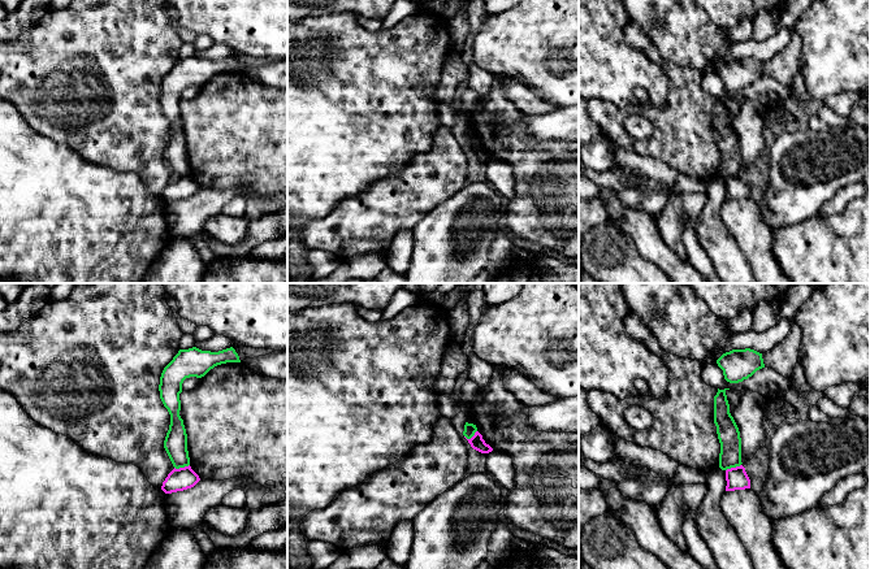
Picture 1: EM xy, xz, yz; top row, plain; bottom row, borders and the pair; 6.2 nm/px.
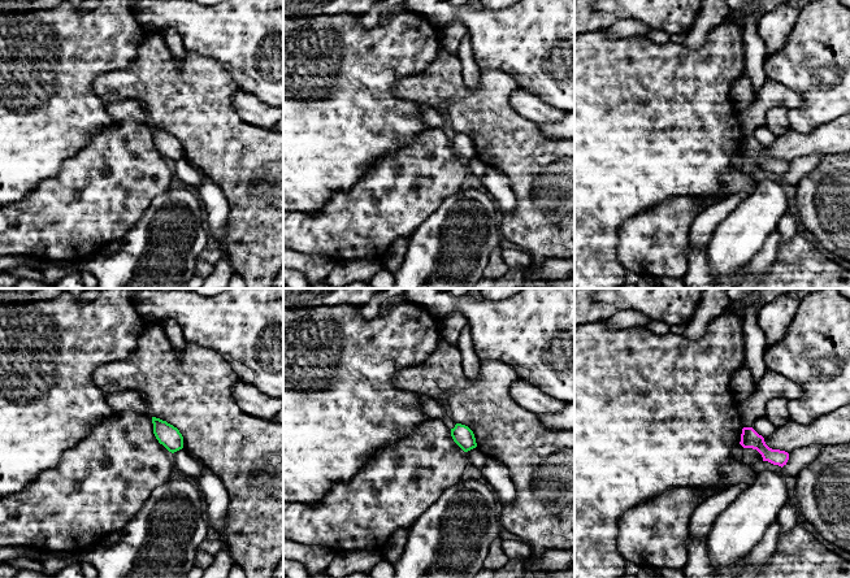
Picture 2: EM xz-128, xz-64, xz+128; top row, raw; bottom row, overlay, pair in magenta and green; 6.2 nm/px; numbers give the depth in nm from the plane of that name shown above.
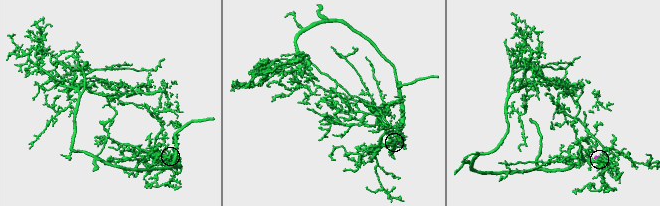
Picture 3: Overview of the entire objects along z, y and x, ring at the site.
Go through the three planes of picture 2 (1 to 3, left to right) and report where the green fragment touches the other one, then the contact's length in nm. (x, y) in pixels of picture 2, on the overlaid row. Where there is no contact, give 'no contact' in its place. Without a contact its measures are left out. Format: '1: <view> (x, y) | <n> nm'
1: no contact
2: no contact
3: no contact

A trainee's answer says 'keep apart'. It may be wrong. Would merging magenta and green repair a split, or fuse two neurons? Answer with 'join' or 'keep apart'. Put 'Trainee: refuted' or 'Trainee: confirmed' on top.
Trainee: confirmed
keep apart

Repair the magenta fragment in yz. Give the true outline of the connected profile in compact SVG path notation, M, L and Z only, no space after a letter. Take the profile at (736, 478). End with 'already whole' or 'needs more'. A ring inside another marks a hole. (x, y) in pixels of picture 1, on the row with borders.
M743 465L726 470L726 491L750 488L750 479Z; already whole

